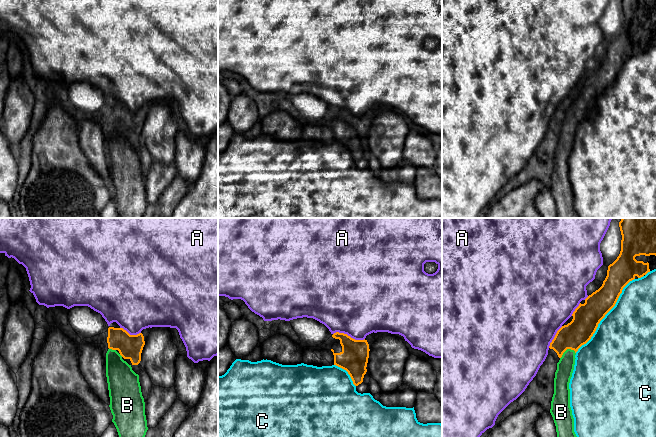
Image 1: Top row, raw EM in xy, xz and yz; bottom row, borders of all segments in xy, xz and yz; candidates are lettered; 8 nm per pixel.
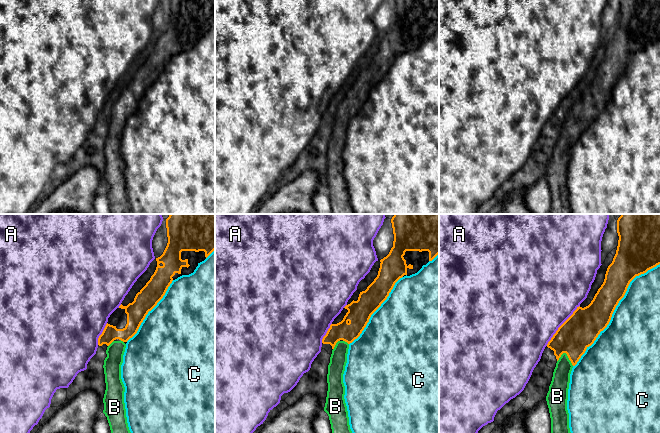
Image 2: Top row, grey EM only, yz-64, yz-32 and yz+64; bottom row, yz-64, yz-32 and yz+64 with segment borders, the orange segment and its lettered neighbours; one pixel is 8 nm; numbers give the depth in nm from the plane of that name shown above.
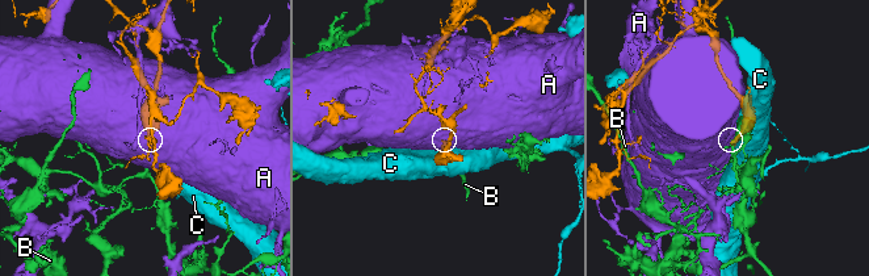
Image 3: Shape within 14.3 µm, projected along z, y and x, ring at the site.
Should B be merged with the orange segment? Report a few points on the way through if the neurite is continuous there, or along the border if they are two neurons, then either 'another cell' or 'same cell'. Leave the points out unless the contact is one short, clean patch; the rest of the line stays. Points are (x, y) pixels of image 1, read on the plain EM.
runs through yz (579, 107), (566, 120), (566, 125), (565, 142); same cell

